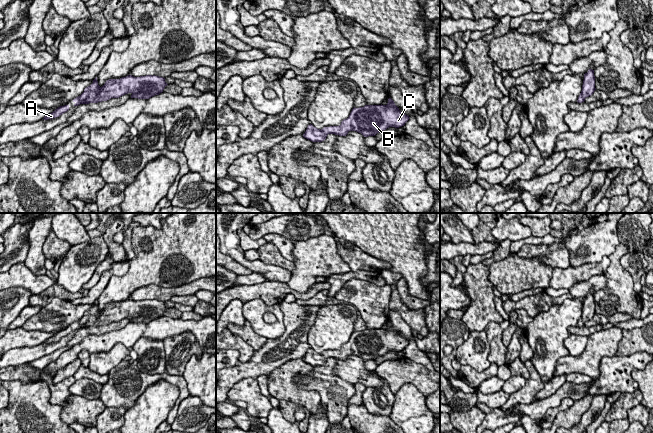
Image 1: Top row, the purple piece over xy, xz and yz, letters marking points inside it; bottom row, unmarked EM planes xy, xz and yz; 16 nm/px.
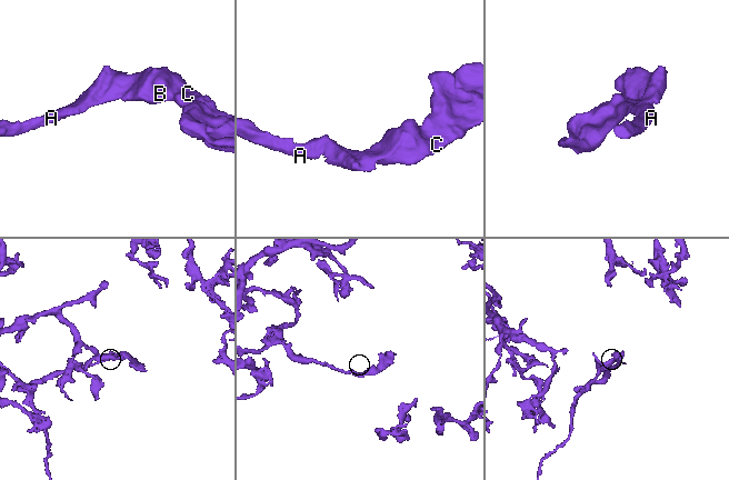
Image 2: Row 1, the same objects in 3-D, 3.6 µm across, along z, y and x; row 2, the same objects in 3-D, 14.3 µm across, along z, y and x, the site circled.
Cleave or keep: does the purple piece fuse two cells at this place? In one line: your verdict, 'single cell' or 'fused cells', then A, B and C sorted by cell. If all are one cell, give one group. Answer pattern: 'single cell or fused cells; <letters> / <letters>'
single cell; A B C

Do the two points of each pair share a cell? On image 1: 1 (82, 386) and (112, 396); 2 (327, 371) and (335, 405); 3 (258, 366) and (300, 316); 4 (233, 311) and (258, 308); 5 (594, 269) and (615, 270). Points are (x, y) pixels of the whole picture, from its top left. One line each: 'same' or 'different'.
1: different
2: same
3: same
4: different
5: different

